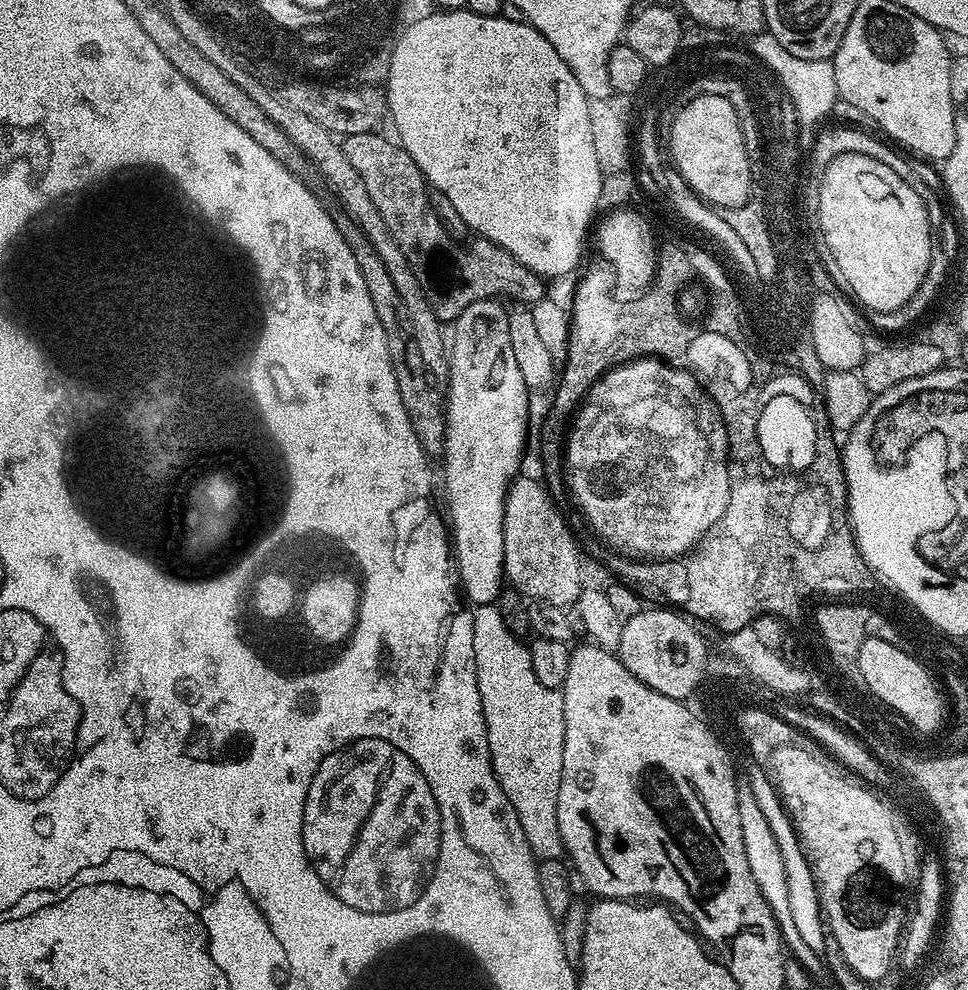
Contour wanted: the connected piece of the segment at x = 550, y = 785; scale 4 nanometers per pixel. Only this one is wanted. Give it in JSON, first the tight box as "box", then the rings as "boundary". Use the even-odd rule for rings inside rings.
{"box":[472,604,566,861],"boundary":[[[481,604],[472,612],[472,625],[474,626],[474,662],[476,663],[476,677],[478,678],[478,694],[482,702],[482,714],[486,722],[486,738],[492,759],[492,769],[498,778],[498,786],[502,786],[502,794],[514,806],[514,814],[518,814],[518,822],[522,822],[522,834],[526,834],[526,842],[530,846],[533,856],[537,861],[558,860],[565,855],[564,843],[558,834],[558,786],[562,782],[562,750],[564,749],[564,735],[566,734],[566,718],[564,717],[564,694],[559,688],[547,688],[538,682],[534,675],[534,666],[530,666],[528,644],[520,641],[508,629],[508,620],[499,612],[496,604]]]}

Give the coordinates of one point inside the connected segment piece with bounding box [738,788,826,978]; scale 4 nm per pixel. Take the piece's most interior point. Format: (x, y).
(762, 852)

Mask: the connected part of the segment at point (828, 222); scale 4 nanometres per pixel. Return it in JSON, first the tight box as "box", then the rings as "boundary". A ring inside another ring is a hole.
{"box":[819,152,934,313],"boundary":[[[853,152],[834,157],[819,185],[819,235],[823,247],[828,247],[837,270],[852,287],[853,294],[868,307],[869,313],[893,312],[910,302],[926,278],[934,243],[932,223],[928,220],[928,205],[920,193],[890,166],[866,154]]]}

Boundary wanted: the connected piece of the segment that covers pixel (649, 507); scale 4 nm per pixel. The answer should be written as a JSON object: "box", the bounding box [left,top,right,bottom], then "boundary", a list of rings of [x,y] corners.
{"box":[566,358,734,560],"boundary":[[[641,358],[629,360],[628,363],[622,364],[618,368],[608,369],[600,377],[600,381],[592,385],[590,395],[575,413],[574,423],[571,425],[566,441],[566,488],[567,491],[572,491],[573,498],[580,503],[580,508],[584,511],[585,518],[592,523],[593,530],[604,539],[605,545],[611,546],[621,553],[635,554],[646,560],[672,560],[675,556],[683,556],[685,552],[692,551],[711,528],[720,521],[726,505],[734,495],[730,490],[728,470],[720,473],[718,469],[708,465],[727,465],[730,460],[728,428],[720,413],[721,407],[709,395],[708,389],[704,388],[690,371],[683,367],[681,367],[682,369],[675,367],[678,367],[675,363],[665,362],[663,359]]]}

